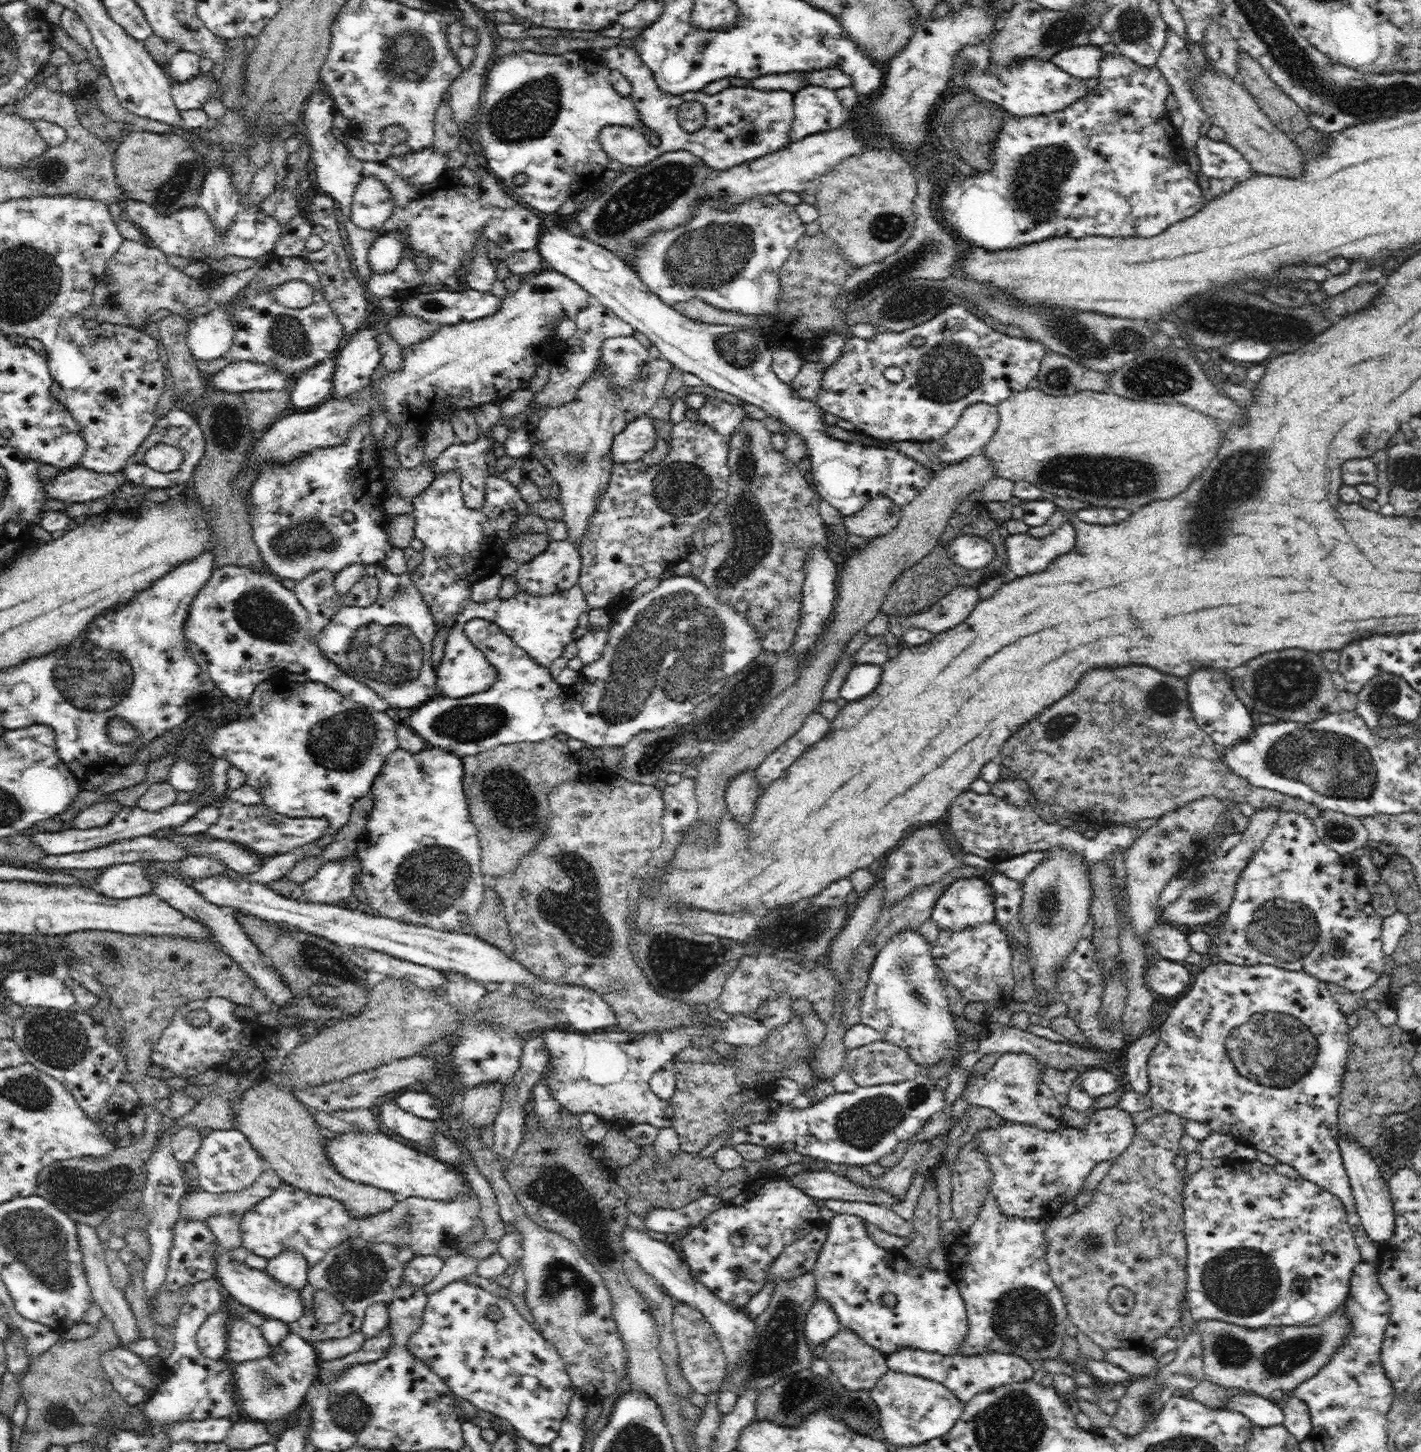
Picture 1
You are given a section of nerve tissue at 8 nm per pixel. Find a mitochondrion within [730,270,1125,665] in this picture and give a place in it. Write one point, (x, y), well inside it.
(950, 370)

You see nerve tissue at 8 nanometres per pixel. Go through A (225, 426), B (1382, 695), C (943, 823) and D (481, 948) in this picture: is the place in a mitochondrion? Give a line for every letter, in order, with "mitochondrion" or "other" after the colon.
A: mitochondrion
B: mitochondrion
C: other
D: other

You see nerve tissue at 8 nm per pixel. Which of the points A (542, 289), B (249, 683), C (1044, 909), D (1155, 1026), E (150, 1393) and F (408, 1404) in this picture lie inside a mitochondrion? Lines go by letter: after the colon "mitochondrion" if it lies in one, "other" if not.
A: other
B: other
C: mitochondrion
D: other
E: other
F: other

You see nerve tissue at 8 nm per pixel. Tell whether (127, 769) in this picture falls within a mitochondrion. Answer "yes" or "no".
no

